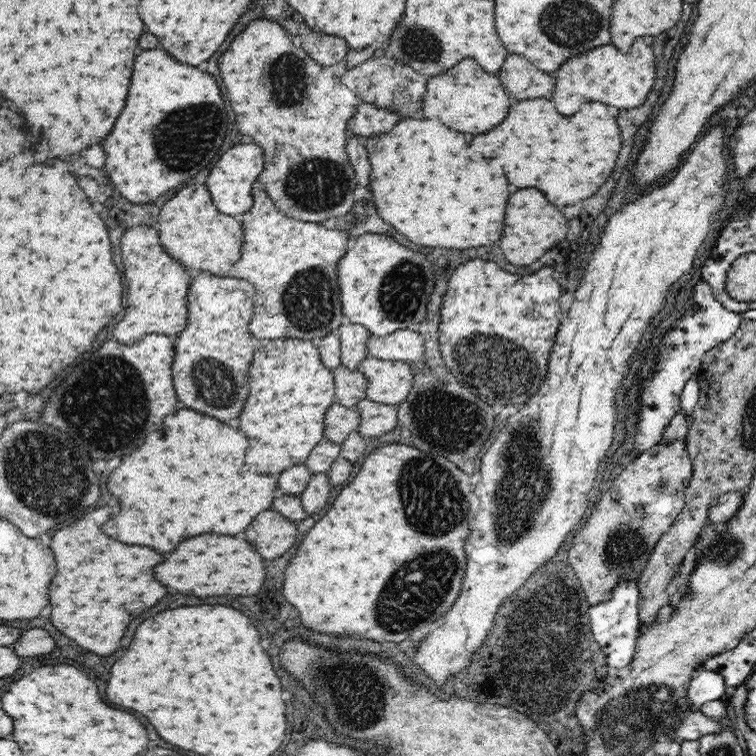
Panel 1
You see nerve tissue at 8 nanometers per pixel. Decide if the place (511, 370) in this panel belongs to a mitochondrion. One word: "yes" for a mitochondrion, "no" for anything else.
yes

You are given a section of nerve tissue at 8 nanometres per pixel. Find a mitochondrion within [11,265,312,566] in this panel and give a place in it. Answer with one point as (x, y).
(104, 404)

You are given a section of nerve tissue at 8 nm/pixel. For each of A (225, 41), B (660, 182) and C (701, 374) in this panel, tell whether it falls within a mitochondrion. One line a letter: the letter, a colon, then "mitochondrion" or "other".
A: other
B: other
C: other

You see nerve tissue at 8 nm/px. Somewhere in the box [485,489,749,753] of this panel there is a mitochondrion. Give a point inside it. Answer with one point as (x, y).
(661, 705)

